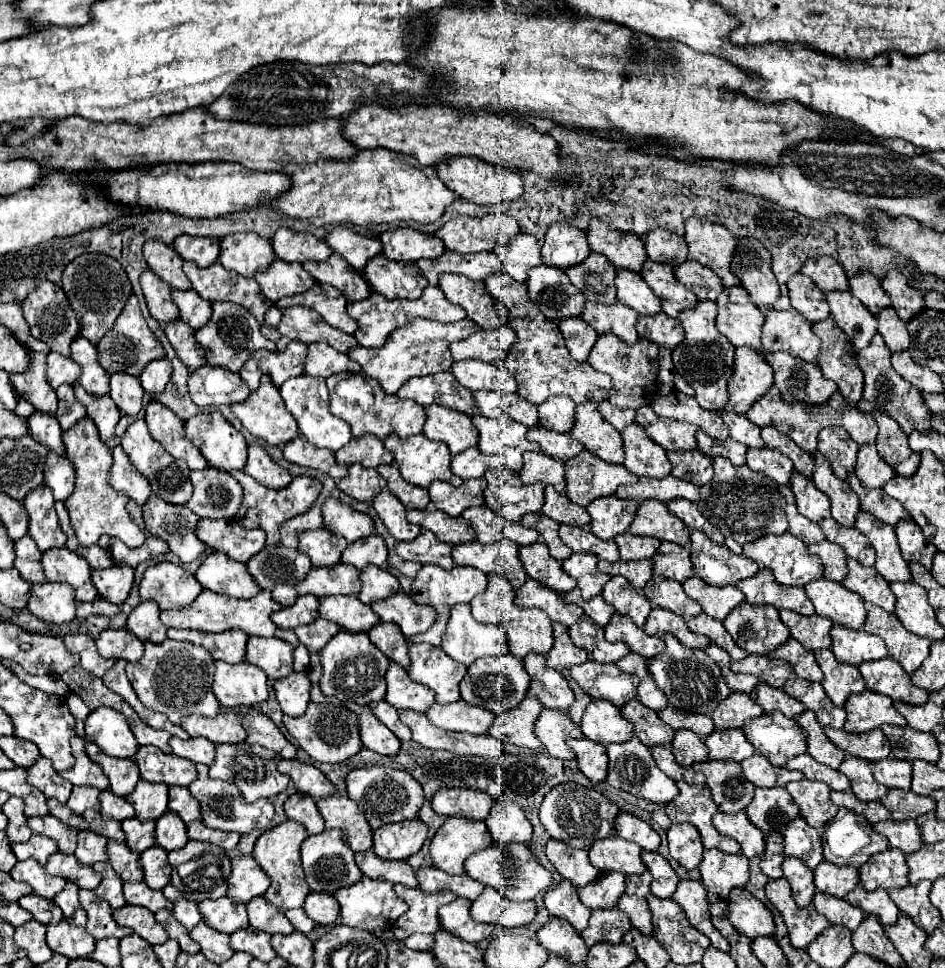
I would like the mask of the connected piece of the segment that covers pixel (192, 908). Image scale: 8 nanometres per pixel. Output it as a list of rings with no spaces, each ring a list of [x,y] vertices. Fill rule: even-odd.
[[[167,885],[163,889],[163,893],[165,893],[167,899],[173,901],[173,913],[187,929],[193,929],[201,921],[201,913],[199,913],[199,907],[197,907],[195,901],[185,899],[183,893],[179,893],[173,885]]]

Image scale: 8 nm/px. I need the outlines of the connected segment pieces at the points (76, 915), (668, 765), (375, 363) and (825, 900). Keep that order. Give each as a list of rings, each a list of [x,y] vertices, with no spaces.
[[[67,881],[65,889],[63,889],[61,893],[57,893],[57,895],[53,897],[53,901],[61,907],[63,917],[65,917],[71,925],[81,925],[81,927],[85,927],[85,923],[87,923],[87,915],[83,913],[81,905],[79,905],[77,893],[79,893],[79,887],[77,887],[75,883]]]
[[[655,747],[655,749],[649,749],[649,751],[651,751],[657,767],[659,767],[667,777],[671,777],[673,781],[685,781],[685,783],[689,783],[689,785],[693,785],[693,783],[705,783],[703,773],[693,771],[691,767],[681,767],[681,765],[675,761],[673,753],[671,753],[667,747]]]
[[[413,319],[407,327],[395,329],[391,337],[387,339],[387,345],[379,349],[367,349],[367,347],[355,347],[351,353],[347,353],[353,361],[361,365],[361,369],[379,381],[385,393],[397,393],[397,389],[411,377],[427,375],[427,371],[447,371],[453,365],[453,357],[449,353],[449,345],[453,341],[463,341],[469,335],[477,333],[479,327],[471,319],[461,319],[455,323],[439,323],[439,321],[425,321],[425,319]]]
[[[815,893],[813,897],[813,905],[815,909],[825,915],[833,925],[843,925],[847,929],[857,929],[859,923],[865,919],[865,913],[859,907],[853,907],[849,901],[845,899],[837,899],[831,897],[827,893]]]

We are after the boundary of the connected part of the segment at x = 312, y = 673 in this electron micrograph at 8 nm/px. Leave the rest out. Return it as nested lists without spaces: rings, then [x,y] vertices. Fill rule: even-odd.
[[[315,619],[313,623],[309,625],[301,625],[295,629],[299,641],[309,649],[311,653],[311,663],[309,663],[309,669],[307,669],[307,675],[313,683],[313,689],[311,689],[311,701],[313,703],[323,703],[323,701],[329,701],[321,689],[319,689],[319,677],[321,677],[321,661],[319,661],[319,651],[329,643],[329,639],[339,631],[339,625],[327,621],[327,619]]]

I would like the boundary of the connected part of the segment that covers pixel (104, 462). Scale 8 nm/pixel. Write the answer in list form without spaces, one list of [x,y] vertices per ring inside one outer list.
[[[85,417],[83,421],[75,423],[71,429],[63,431],[63,441],[67,447],[67,459],[75,465],[77,481],[71,497],[65,501],[65,507],[71,517],[71,525],[77,533],[81,545],[93,545],[105,533],[109,537],[119,537],[129,547],[139,547],[145,543],[145,533],[131,521],[125,505],[127,495],[117,493],[109,485],[109,469],[111,469],[111,449],[99,439],[95,423]]]

